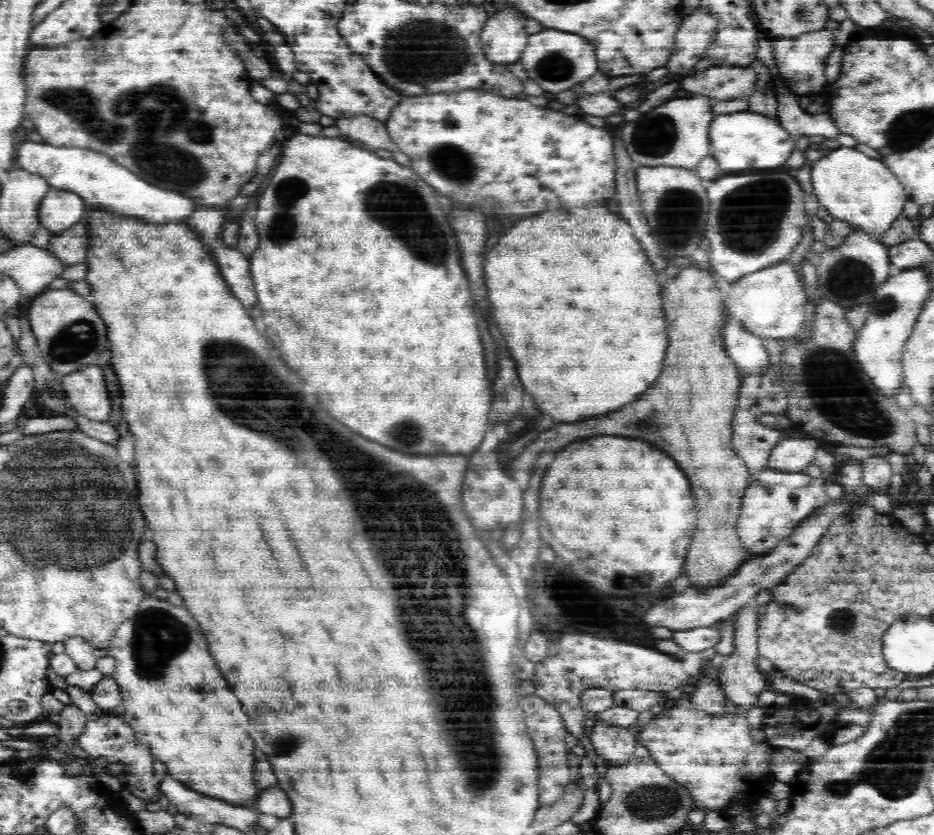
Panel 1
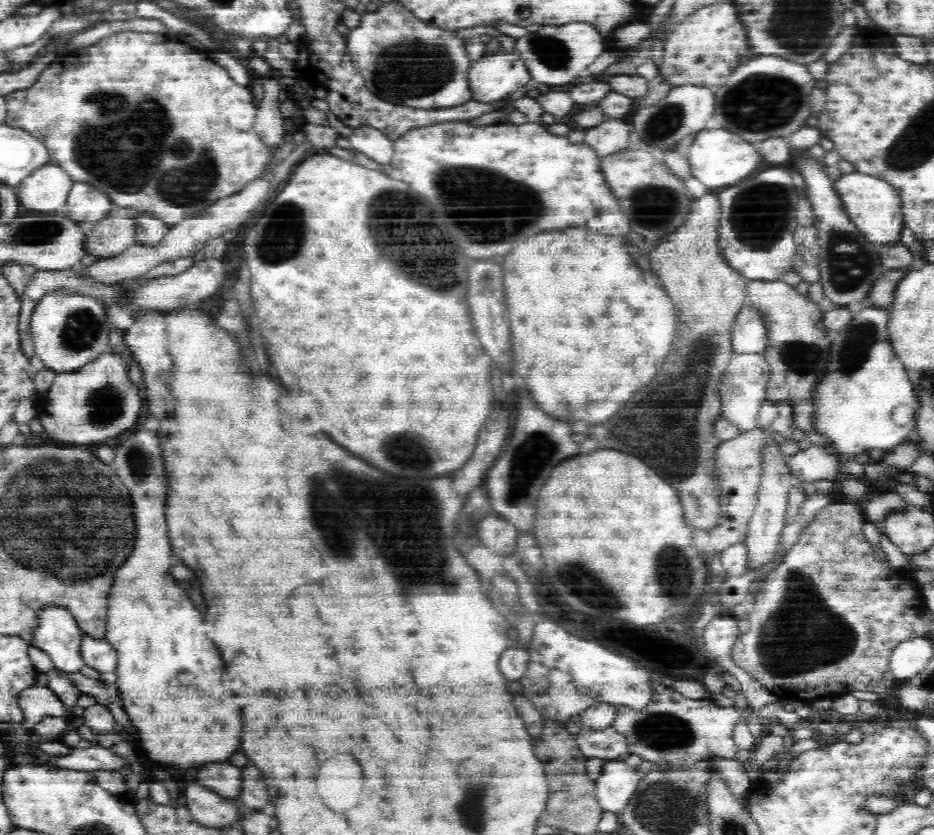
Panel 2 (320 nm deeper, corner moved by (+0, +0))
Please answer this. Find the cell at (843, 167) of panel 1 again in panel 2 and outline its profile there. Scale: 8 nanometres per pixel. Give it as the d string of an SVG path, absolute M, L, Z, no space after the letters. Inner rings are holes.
M864 171L848 172L834 181L835 192L838 193L844 209L856 225L856 229L864 234L866 241L872 244L886 245L898 243L905 228L901 211L901 200L898 191L886 179L878 178Z

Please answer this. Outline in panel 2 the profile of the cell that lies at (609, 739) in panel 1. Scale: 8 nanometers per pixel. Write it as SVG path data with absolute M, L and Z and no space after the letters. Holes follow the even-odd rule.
M614 759L606 763L601 776L595 781L595 794L603 810L618 814L643 779L624 761Z

